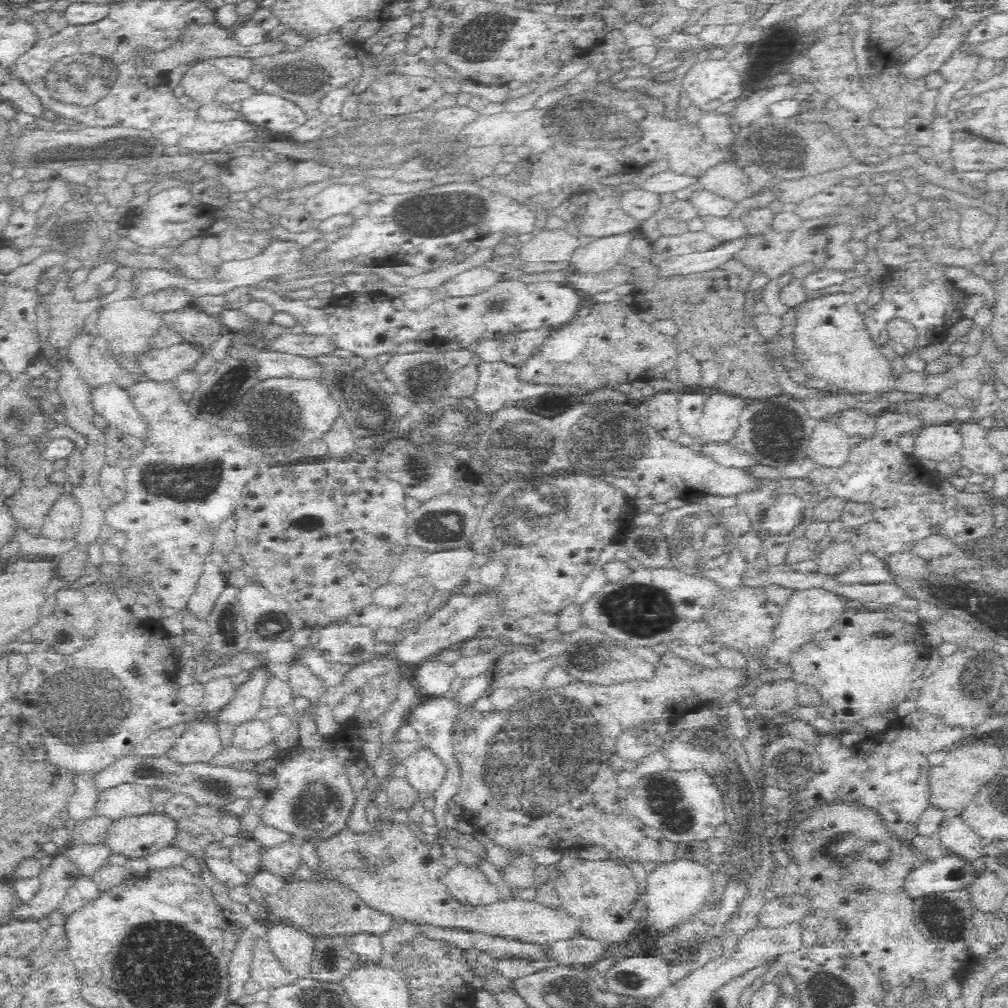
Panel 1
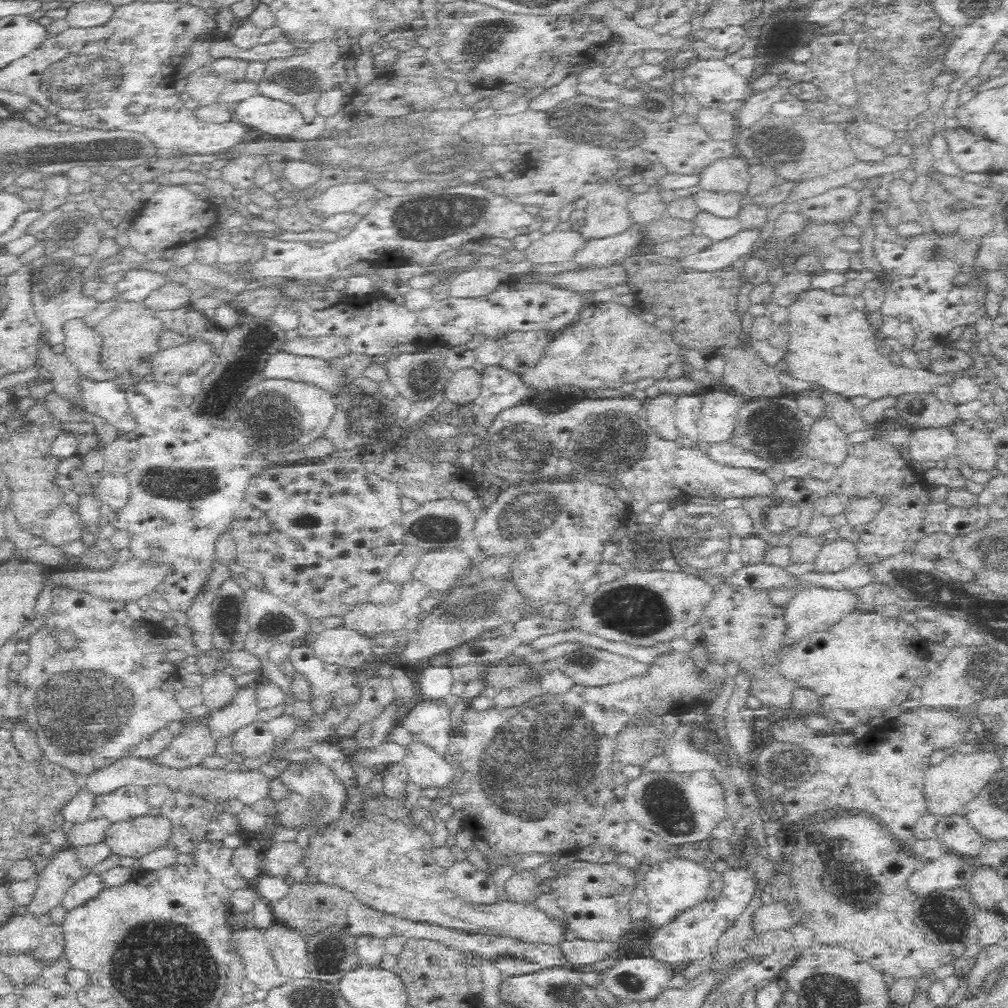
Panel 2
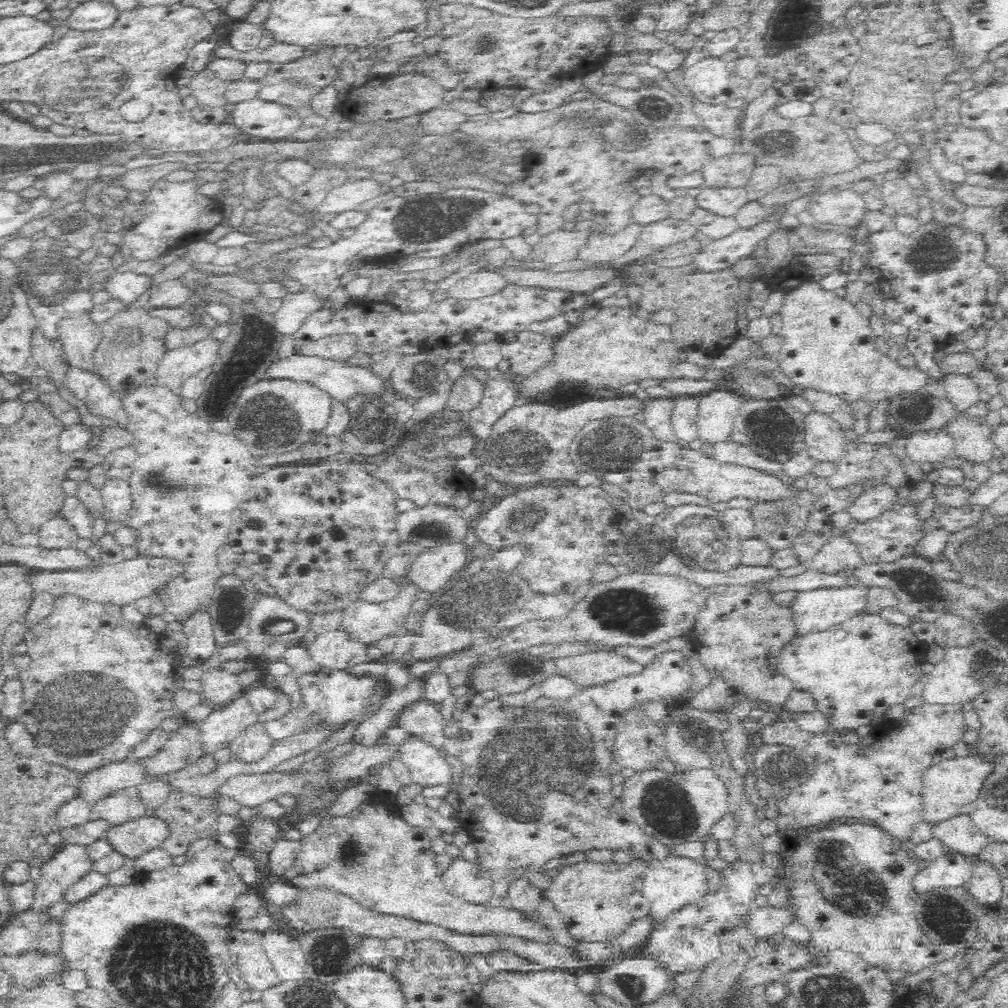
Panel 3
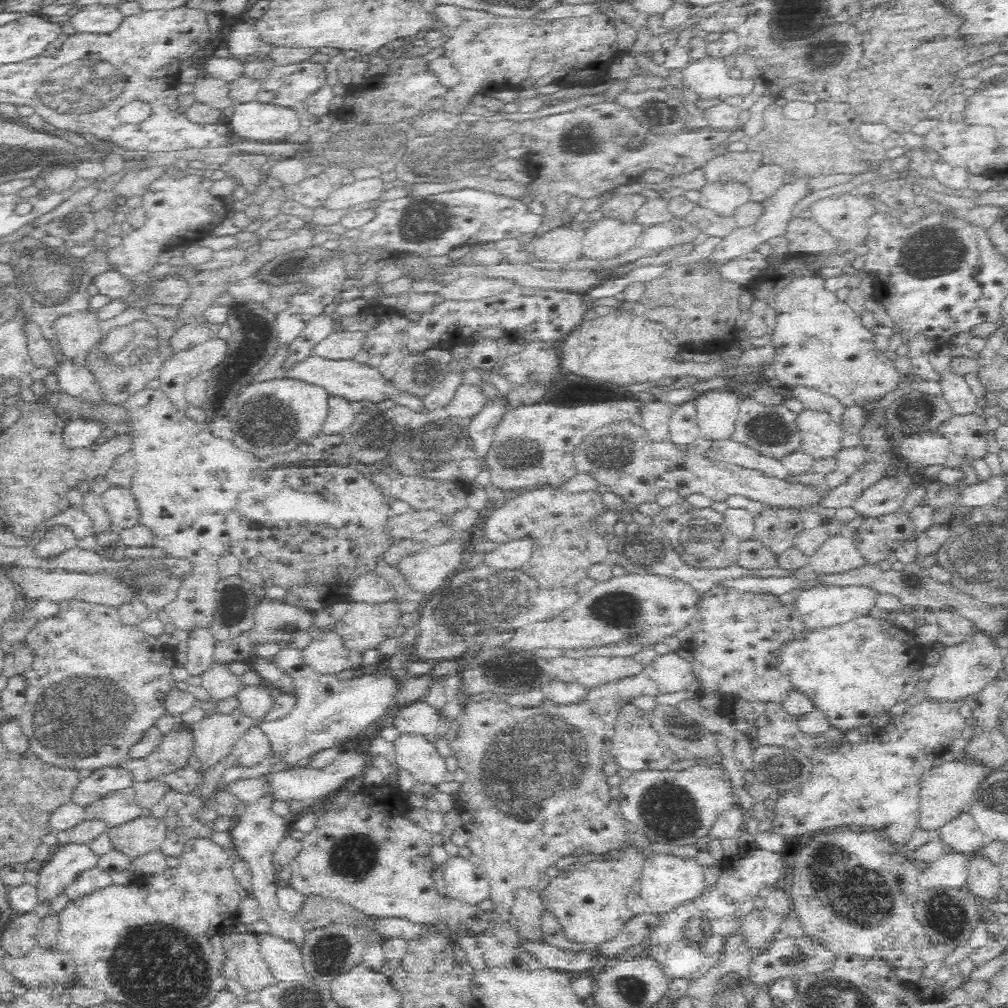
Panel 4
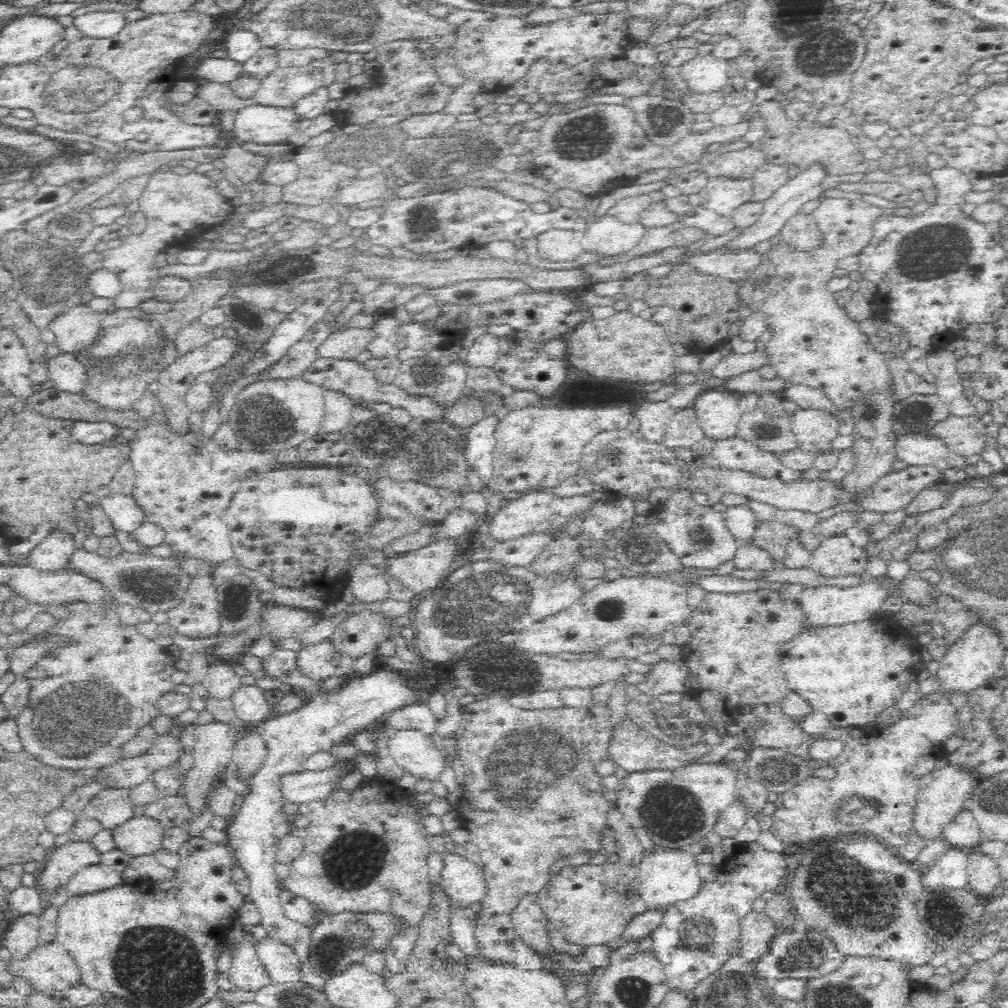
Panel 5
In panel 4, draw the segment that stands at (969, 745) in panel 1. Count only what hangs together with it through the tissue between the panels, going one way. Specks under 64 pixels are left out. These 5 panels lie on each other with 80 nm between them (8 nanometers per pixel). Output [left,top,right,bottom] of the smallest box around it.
[919,756,992,833]

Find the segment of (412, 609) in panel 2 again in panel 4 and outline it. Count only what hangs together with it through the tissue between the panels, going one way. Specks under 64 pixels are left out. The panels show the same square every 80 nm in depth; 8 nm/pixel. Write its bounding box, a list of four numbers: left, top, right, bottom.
[334,598,406,653]

